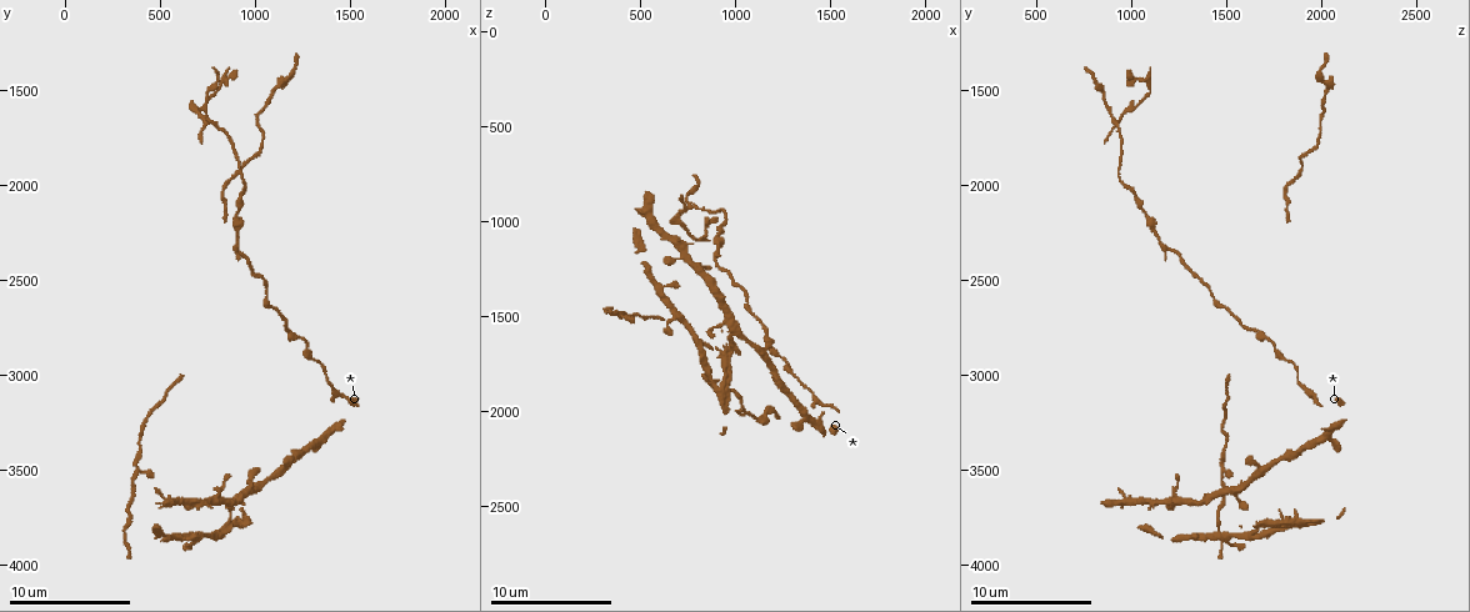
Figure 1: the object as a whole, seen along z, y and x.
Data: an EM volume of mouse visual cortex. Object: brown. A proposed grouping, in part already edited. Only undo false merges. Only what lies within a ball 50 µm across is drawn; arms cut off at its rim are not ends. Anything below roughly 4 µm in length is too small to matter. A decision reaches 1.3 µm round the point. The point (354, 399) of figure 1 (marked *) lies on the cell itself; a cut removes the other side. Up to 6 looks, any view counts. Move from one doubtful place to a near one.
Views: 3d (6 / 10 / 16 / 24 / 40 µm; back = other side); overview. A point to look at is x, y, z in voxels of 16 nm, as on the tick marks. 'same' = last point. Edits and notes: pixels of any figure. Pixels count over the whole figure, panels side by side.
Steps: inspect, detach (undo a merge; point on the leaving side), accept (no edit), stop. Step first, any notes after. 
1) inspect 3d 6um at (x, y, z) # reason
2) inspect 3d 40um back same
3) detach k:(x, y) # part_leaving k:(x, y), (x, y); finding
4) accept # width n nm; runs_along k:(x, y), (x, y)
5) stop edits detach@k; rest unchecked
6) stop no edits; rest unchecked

inspect 3d 6um at (1260, 2840, 1760) # narrows sharply

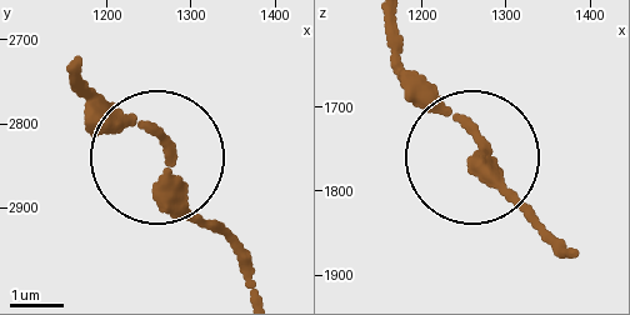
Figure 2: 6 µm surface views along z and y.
accept # continuous, no second cell

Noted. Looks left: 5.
inspect 3d 6um at (370, 3560, 1480) # three-way junction

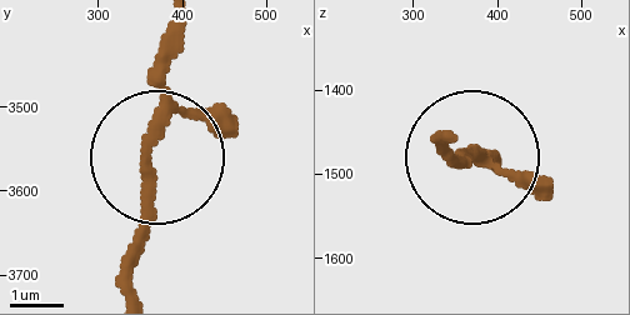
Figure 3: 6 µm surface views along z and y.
accept # continuous, no second cell

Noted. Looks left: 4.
inspect 3d 6um at (980, 2460, 1330)

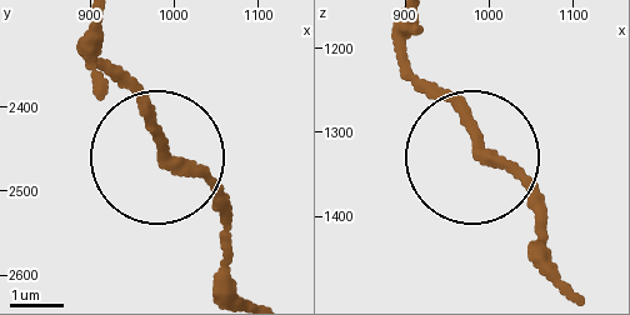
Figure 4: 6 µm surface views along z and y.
accept # runs_along 4:(238, 285), (220, 204), (161, 150), (153, 110), (108, 60); all the same cell

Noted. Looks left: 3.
stop no edits; rest unchecked

